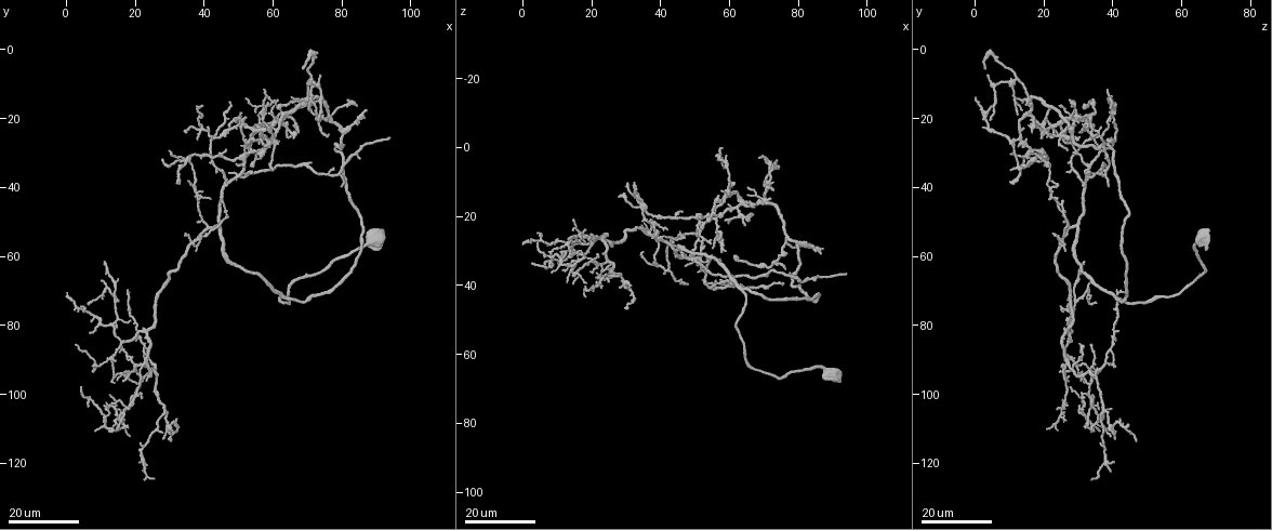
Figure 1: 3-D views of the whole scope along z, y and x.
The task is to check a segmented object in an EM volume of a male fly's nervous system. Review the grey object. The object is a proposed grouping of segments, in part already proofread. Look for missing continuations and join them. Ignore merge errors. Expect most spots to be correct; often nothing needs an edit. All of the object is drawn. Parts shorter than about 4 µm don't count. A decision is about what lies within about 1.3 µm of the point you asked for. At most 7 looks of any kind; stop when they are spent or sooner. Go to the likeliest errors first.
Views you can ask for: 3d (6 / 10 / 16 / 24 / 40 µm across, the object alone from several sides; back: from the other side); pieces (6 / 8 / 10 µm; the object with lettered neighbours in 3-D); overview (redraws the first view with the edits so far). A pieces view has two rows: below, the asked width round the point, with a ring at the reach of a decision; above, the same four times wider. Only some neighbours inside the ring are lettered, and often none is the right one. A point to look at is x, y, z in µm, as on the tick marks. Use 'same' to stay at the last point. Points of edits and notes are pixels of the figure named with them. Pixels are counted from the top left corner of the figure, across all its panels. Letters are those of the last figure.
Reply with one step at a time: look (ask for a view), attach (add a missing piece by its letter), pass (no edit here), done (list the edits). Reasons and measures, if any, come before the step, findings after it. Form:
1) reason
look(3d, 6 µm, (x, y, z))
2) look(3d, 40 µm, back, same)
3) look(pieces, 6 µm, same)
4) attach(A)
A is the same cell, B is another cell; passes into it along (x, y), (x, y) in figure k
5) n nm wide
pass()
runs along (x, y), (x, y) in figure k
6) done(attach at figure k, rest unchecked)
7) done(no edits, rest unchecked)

long arm stops here
look(3d, 16 µm, (69.0, 5.5, 3.5))

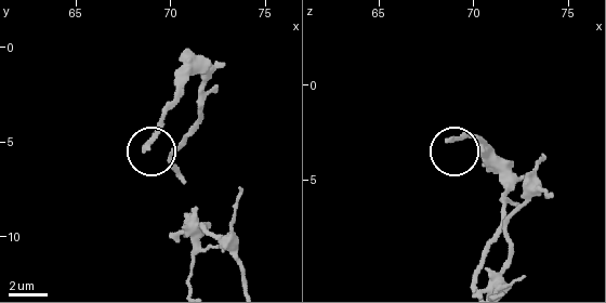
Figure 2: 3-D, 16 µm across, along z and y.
see the neighbours
look(pieces, 8 µm, (68.7, 5.4, 2.8))

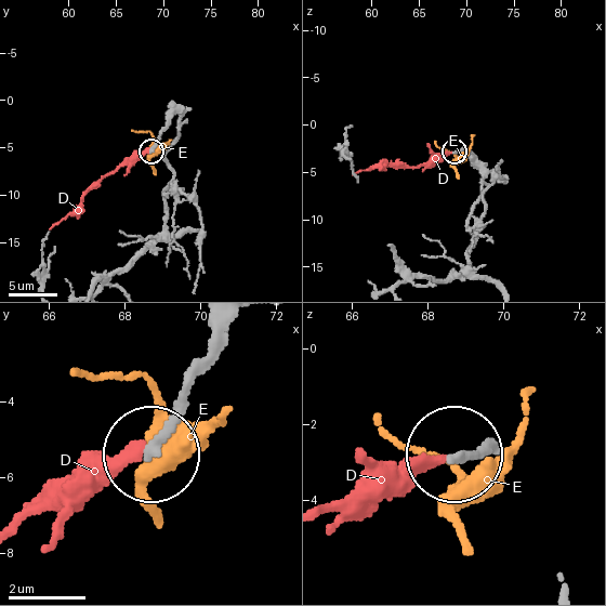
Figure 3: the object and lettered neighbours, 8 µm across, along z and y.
attach(D)
D is the same cell, E is another cell; the neuron continues

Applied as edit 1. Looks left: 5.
tapers out
look(3d, 24 µm, (28.5, 31.5, 14.0))

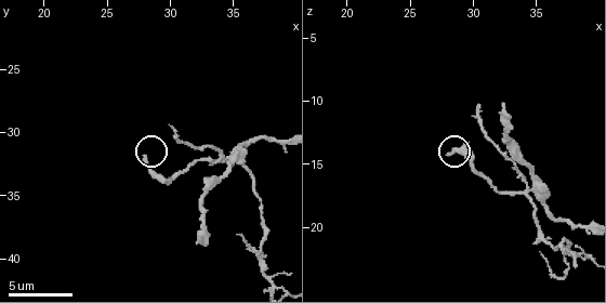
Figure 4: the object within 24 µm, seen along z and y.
look(pieces, 10 µm, (28.2, 31.8, 14.2))

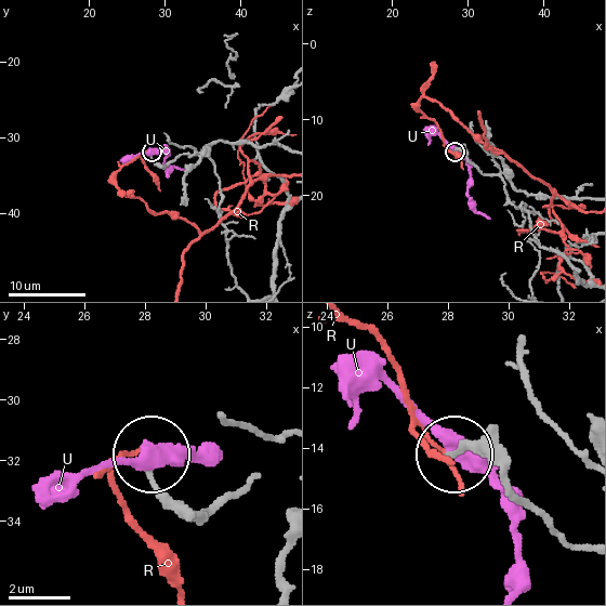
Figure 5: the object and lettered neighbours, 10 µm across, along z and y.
pass()
R and U are other cells; none of them fits

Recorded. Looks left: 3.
an open end
look(3d, 24 µm, (54.5, 33.5, 21.5))

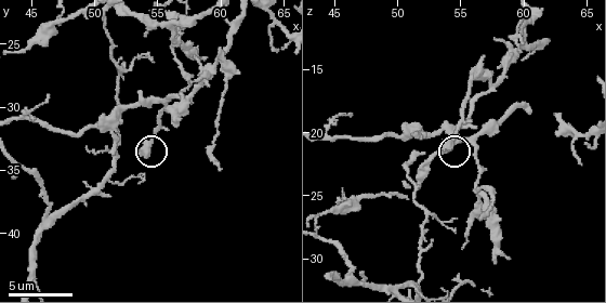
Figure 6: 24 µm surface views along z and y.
look(pieces, 6 µm, (54.0, 34.0, 21.0))

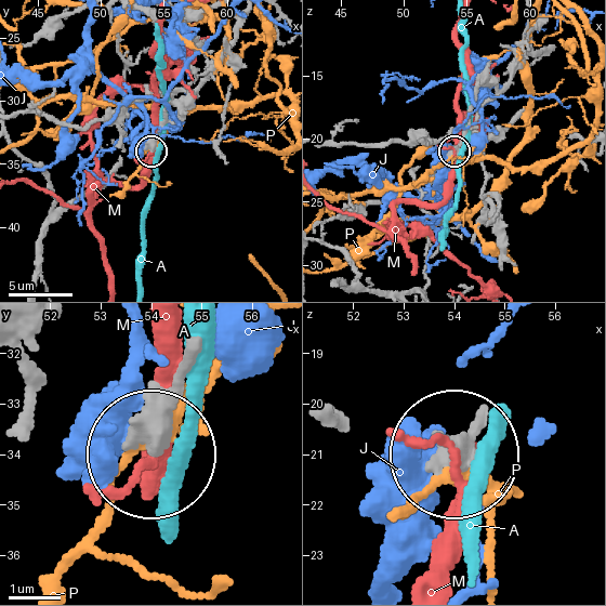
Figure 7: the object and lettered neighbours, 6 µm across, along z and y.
pass()
A, J, M and P are other cells; runs along (193, 366), (149, 452) in figure 7; none of them fits

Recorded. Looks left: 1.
done(attach at figure 3, rest unchecked)

